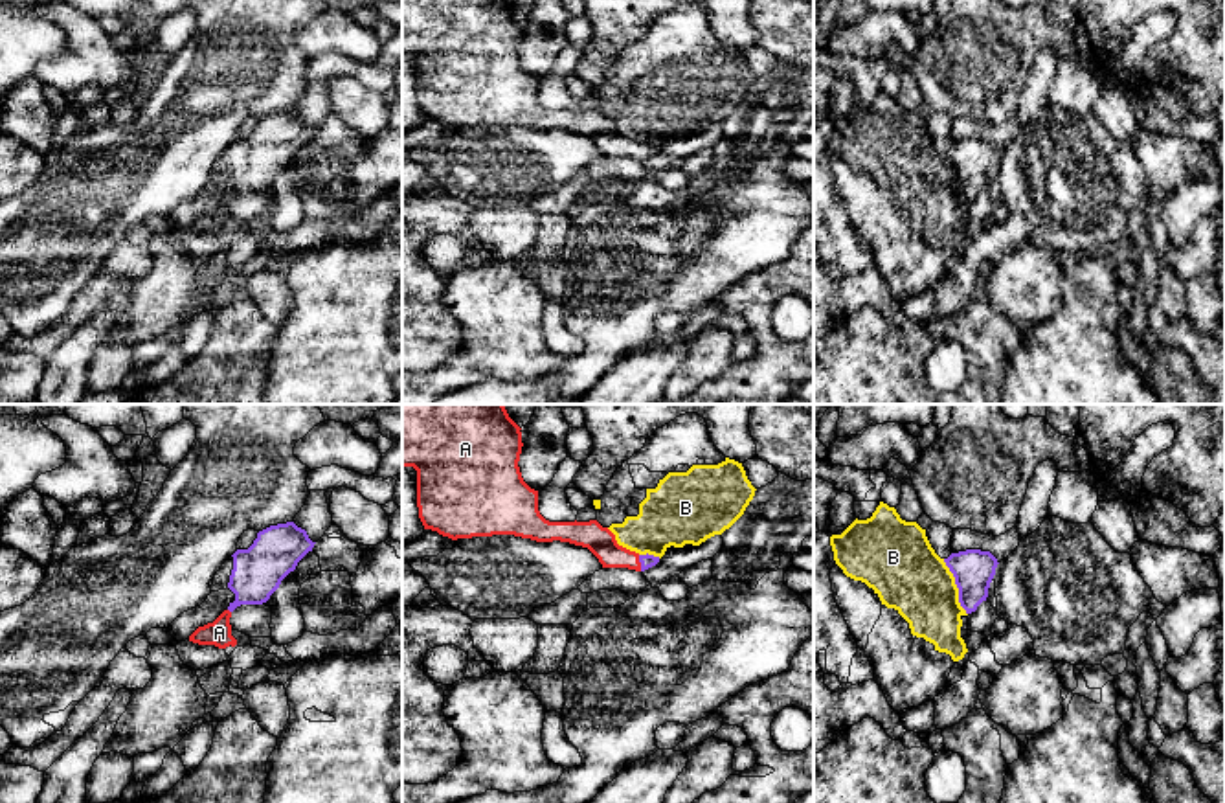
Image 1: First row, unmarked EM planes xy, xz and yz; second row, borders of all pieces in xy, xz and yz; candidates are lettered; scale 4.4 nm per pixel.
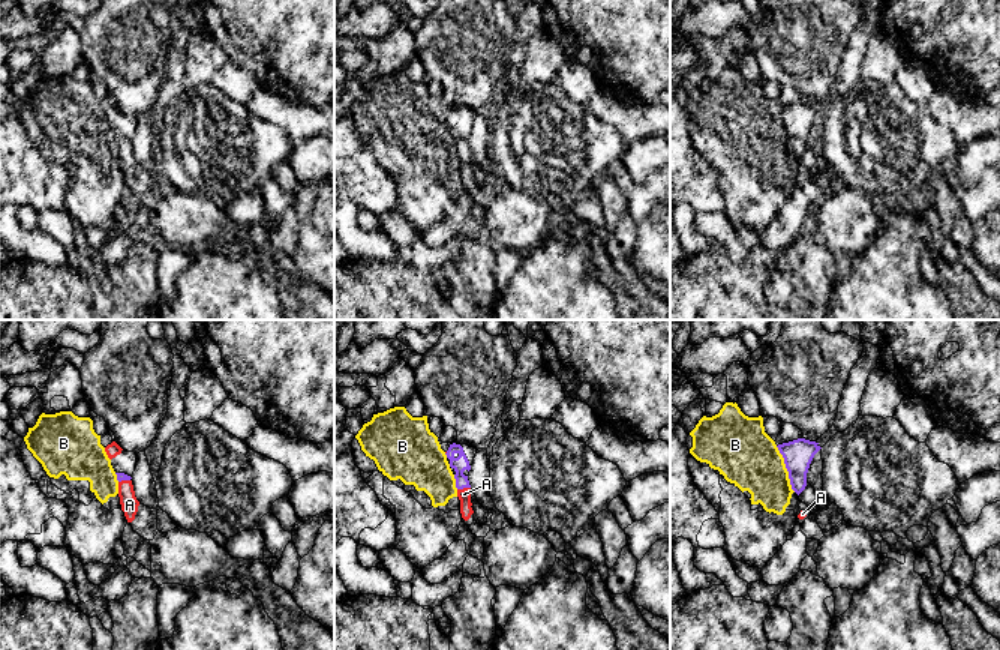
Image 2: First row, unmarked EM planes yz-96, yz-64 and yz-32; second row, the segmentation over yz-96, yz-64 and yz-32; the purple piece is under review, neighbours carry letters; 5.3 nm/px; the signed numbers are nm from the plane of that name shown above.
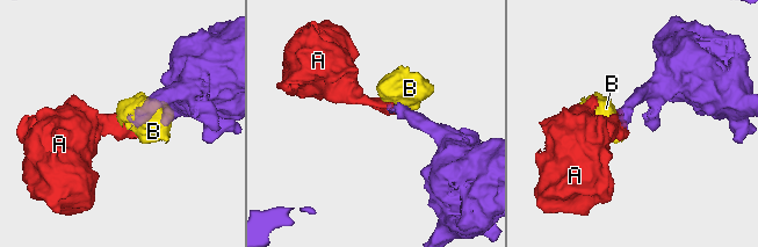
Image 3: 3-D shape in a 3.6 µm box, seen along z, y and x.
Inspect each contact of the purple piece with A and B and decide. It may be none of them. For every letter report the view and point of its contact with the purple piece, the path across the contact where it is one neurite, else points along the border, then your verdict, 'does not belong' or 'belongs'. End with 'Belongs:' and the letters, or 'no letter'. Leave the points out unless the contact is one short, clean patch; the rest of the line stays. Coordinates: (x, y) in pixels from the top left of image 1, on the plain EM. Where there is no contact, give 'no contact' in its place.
A: meets purple in xz at (640, 149); runs through xz (647, 149), (640, 149), (618, 146), (599, 129); belongs
B: meets purple in yz at (957, 175); border along yz (943, 147), (954, 166), (957, 190), (966, 203); does not belong
Belongs: A

